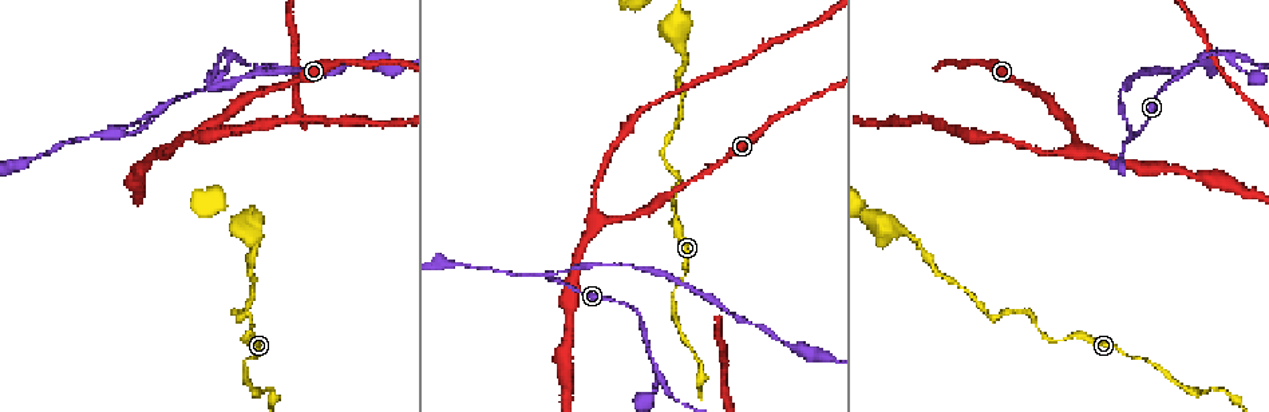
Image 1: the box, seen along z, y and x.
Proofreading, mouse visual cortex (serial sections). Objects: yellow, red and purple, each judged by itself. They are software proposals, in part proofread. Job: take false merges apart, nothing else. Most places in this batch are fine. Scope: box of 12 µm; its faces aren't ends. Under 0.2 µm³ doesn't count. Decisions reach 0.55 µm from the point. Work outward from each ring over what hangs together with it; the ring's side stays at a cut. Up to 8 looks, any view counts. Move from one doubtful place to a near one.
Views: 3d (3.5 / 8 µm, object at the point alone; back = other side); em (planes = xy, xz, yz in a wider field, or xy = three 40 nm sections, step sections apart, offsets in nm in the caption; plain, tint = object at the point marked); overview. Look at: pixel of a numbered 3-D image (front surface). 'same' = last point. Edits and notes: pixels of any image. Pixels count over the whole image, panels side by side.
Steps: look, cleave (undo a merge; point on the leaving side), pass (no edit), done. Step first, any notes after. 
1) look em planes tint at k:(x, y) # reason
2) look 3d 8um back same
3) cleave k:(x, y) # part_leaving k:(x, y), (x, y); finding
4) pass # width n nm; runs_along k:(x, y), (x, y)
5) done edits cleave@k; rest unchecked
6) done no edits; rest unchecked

look 3d 3.5um at 1:(1079, 149)

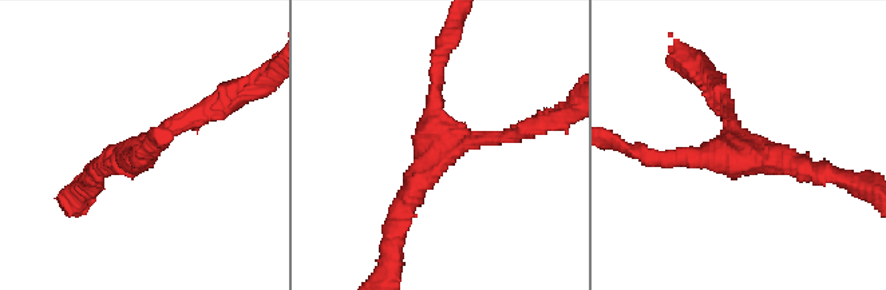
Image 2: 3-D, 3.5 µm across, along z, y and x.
look em planes tint at 2:(734, 148)

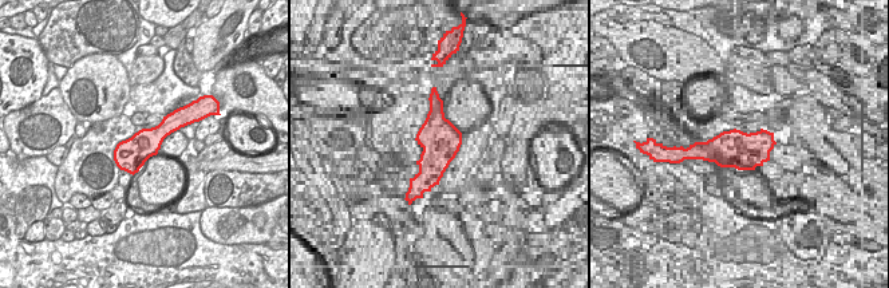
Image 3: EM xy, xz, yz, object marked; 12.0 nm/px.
pass # width 380 nm; runs_along 2:(521, 130), (443, 140), (398, 213); one cell here

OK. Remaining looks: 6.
look 3d 8um back at 1:(252, 327) # thin neck

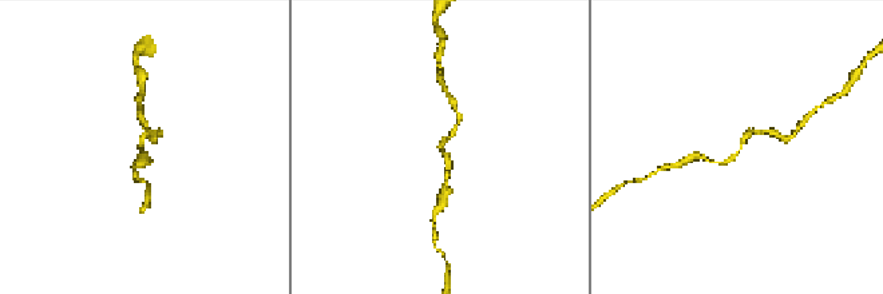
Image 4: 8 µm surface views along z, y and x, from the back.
look 3d 3.5um at 4:(139, 146)

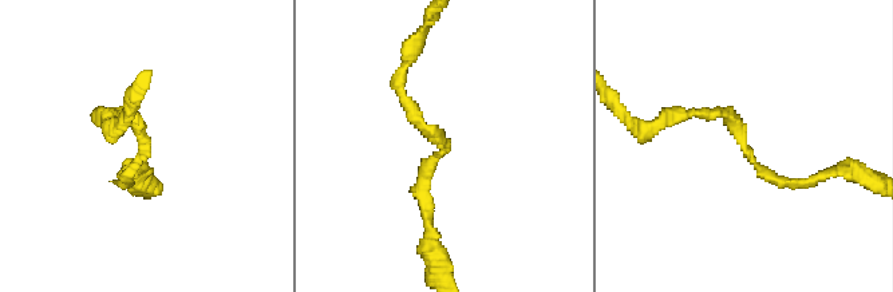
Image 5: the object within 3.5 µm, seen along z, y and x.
look em xy step 5 tint at 5:(754, 159)

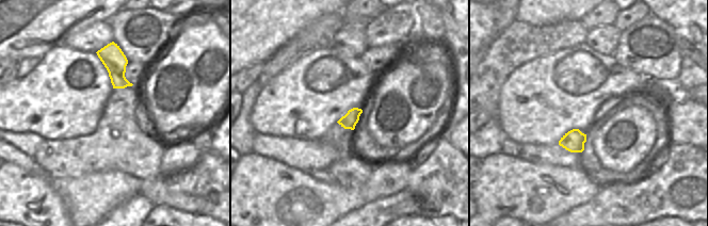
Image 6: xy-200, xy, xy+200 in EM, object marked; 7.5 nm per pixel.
pass # width 110 nm; runs_along 5:(429, 225), (421, 177), (441, 139), (407, 102); continuous, no second cell

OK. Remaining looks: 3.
look em planes tint at 1:(1135, 135) # three-way junction

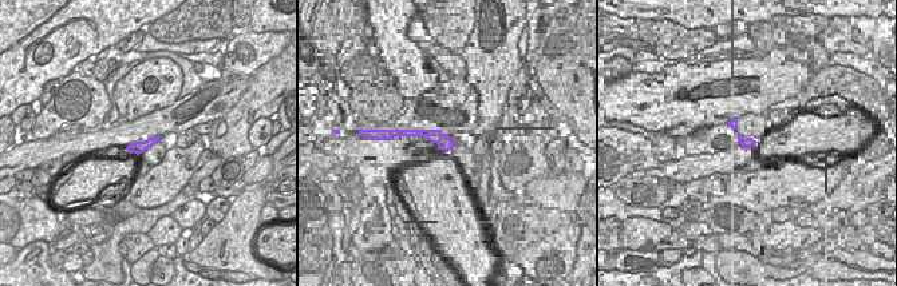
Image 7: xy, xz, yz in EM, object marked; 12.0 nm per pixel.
look 3d 3.5um back same # see where the arms go

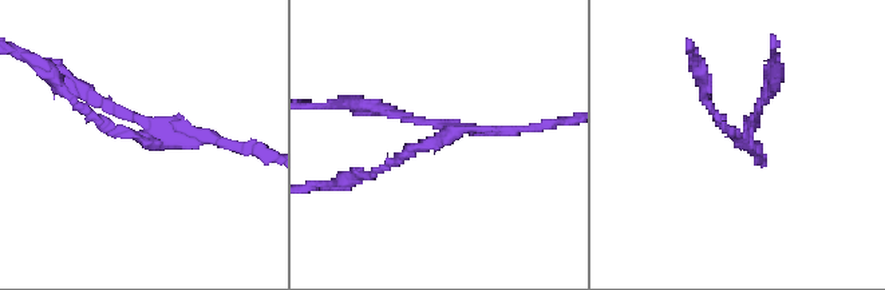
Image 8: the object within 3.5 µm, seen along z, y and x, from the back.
pass # runs_along 8:(370, 175), (447, 127), (390, 114); one cell here

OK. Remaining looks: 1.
done no edits; rest unchecked

